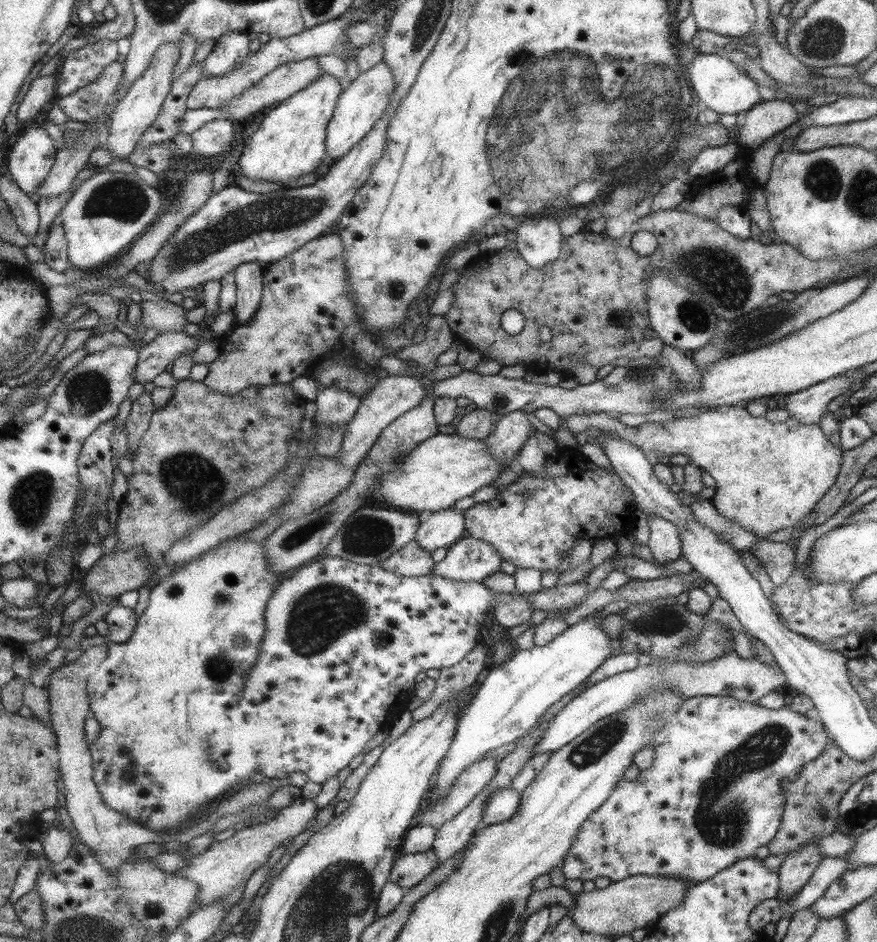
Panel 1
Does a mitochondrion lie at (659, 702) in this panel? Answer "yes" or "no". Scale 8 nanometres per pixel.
no

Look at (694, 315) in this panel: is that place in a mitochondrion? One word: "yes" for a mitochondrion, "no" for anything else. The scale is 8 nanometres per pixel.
yes

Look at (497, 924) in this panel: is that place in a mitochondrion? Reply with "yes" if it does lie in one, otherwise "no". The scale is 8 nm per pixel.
yes

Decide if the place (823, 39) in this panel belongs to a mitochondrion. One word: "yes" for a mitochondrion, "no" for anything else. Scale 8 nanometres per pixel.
yes

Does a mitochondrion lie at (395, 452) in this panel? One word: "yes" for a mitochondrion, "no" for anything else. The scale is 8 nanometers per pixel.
yes

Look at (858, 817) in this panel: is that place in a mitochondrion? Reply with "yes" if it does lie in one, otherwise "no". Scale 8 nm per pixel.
yes

